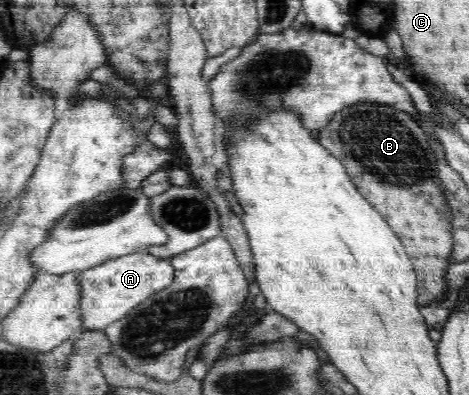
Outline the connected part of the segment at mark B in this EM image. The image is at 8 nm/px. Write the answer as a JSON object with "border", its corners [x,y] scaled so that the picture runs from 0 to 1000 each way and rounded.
{"border":[[[761,261],[719,284],[708,306],[676,334],[680,365],[719,405],[736,410],[740,435],[753,451],[753,466],[793,524],[821,549],[825,567],[857,610],[883,681],[889,689],[889,734],[906,765],[906,775],[945,752],[955,734],[949,689],[957,666],[957,643],[966,628],[966,532],[940,453],[936,453],[930,392],[910,357],[908,339],[887,304],[864,281],[812,261]]]}

